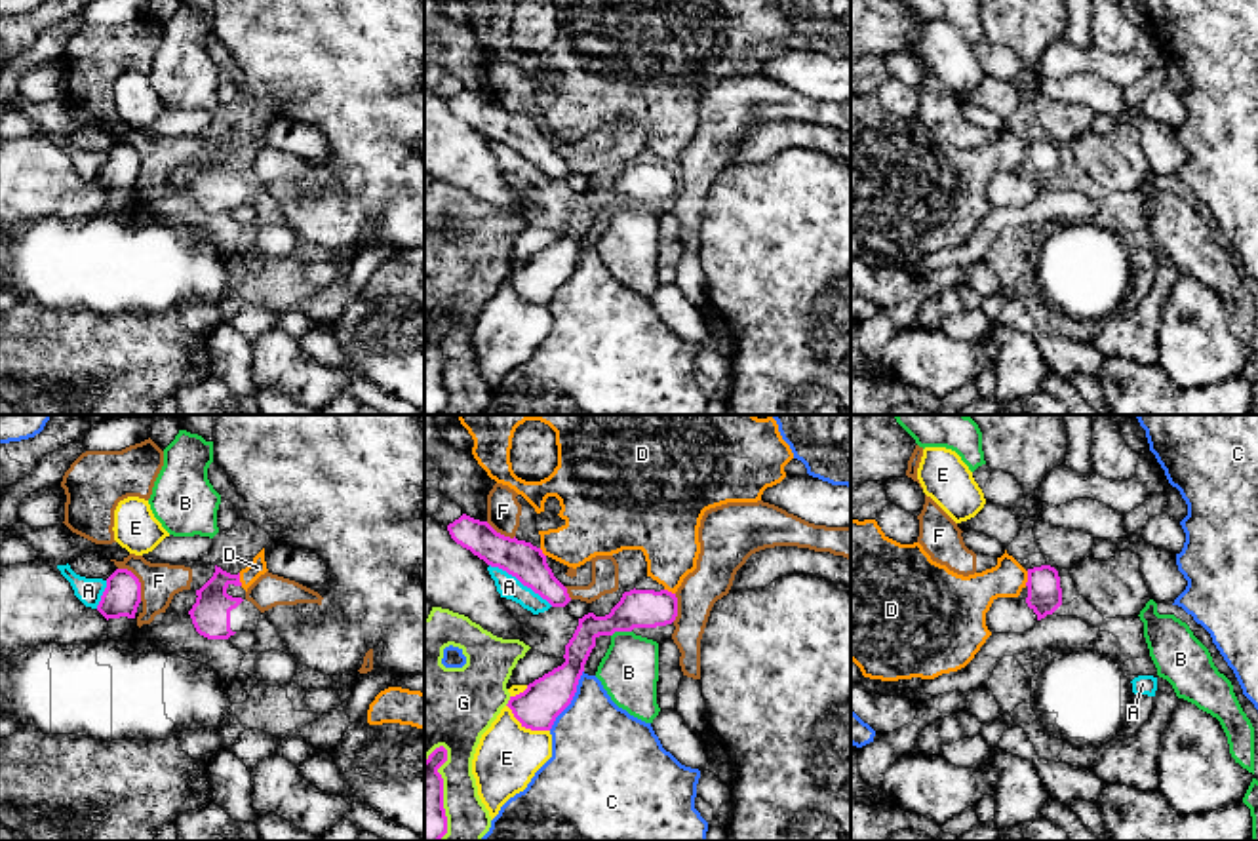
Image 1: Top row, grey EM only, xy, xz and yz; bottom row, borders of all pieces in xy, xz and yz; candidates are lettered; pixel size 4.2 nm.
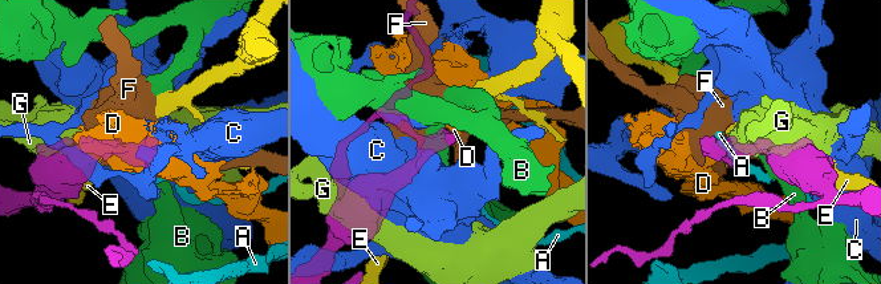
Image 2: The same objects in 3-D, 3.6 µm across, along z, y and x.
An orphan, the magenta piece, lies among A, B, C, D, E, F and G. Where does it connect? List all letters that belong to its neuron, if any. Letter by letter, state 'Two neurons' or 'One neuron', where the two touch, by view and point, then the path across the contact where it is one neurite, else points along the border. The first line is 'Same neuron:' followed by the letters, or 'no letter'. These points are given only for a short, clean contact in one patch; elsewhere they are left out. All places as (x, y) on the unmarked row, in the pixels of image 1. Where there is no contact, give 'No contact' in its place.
Same neuron: no letter
A: Two neurons. Touches magenta at xz (522, 156)
B: Two neurons. Touches magenta at xz (621, 204). Boundary: xz (630, 204), (617, 204), (611, 210)
C: Two neurons. Touches magenta at xz (571, 273). Boundary: xz (583, 244), (571, 276), (549, 303)
D: Two neurons. Touches magenta at yz (1028, 153). Boundary: yz (1028, 145), (1024, 158)
E: Two neurons. Touches magenta at xz (526, 301)
F: Two neurons. Touches magenta at xy (137, 155)
G: Two neurons. Touches magenta at xz (442, 366)

